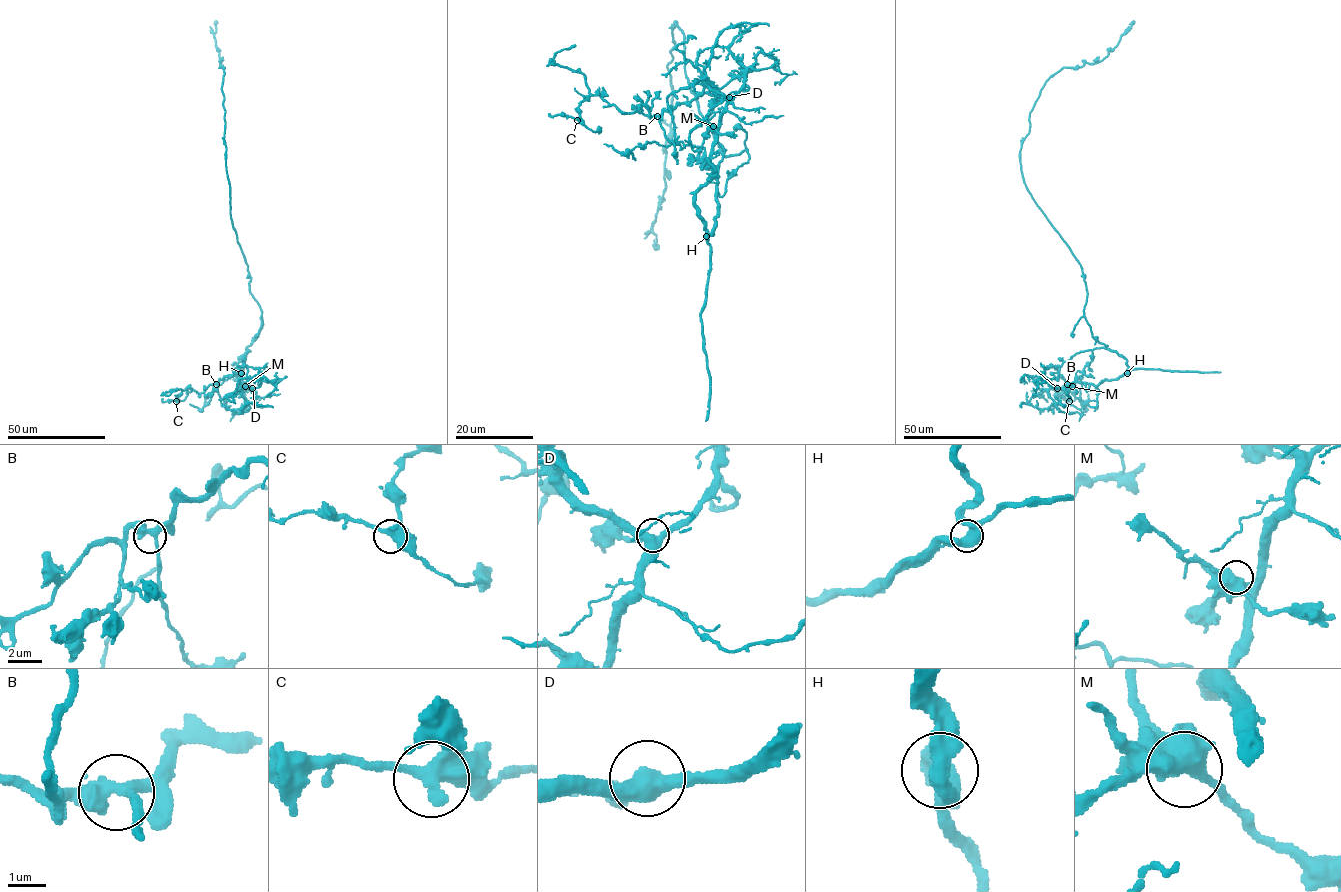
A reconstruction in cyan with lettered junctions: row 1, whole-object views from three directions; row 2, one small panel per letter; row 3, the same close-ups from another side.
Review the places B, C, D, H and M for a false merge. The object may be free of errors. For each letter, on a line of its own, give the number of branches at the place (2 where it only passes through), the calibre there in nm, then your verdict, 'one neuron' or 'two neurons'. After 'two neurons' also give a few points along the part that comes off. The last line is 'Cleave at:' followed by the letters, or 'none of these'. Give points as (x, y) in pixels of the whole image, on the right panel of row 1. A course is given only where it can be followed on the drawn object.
B: 3 branches meet; 360 nm thick; one neuron
C: 3 branches meet; 440 nm thick; one neuron
D: 3 branches meet; 440 nm thick; one neuron
H: 3 branches meet; 480 nm thick; one neuron
M: 3 branches meet; 480 nm thick; one neuron
Cleave at: none of these

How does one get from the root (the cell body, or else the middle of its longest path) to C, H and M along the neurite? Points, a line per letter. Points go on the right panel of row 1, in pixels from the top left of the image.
C: (1077, 261), (1085, 320), (1107, 346), (1076, 353), (1055, 367), (1067, 383), (1065, 394), (1056, 390), (1069, 401)
H: (1077, 261), (1087, 293), (1084, 317), (1092, 336), (1127, 360), (1128, 373)
M: (1077, 261), (1087, 293), (1085, 320), (1092, 336), (1107, 346), (1092, 351), (1092, 360), (1076, 372), (1072, 386)

